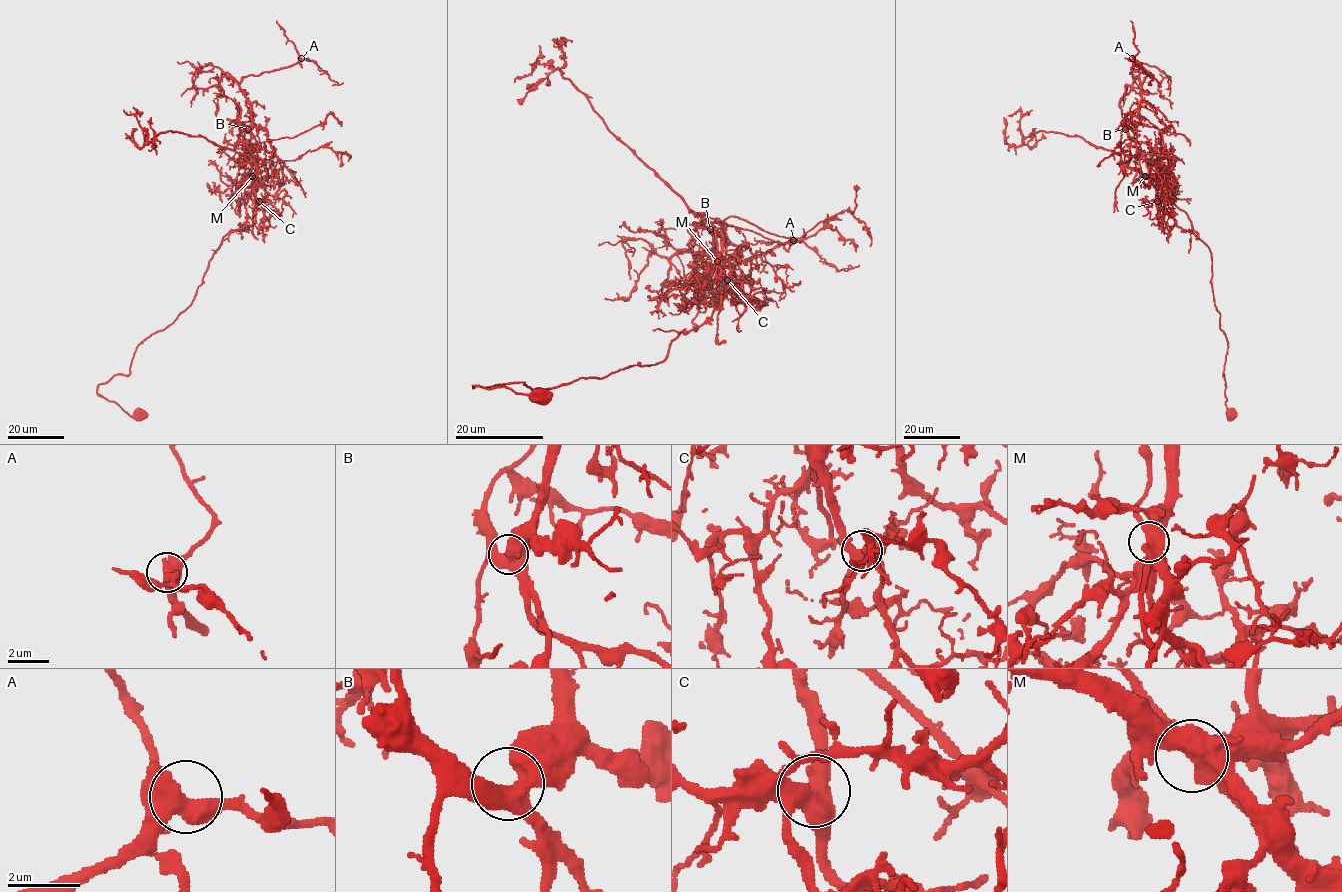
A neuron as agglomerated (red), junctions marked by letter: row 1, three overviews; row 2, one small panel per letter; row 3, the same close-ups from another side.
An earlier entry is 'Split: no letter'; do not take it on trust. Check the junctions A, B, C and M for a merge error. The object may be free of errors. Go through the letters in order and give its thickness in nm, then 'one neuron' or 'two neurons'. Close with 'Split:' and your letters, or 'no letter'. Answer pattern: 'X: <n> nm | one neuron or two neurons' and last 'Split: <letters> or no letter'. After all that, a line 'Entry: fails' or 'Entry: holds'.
A: 480 nm | one neuron
B: 440 nm | one neuron
C: 480 nm | one neuron
M: 500 nm | two neurons
Split: M
Entry: fails

